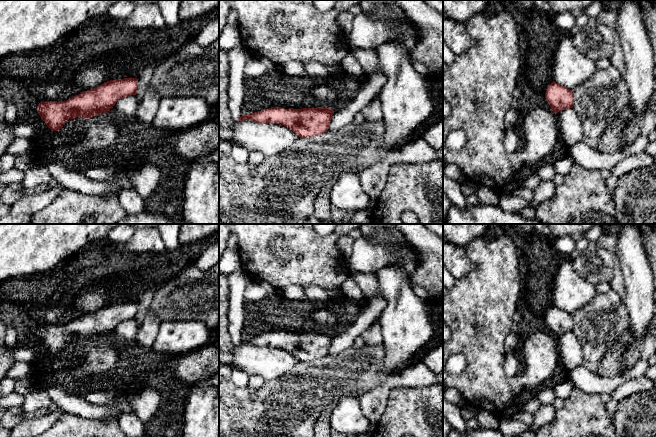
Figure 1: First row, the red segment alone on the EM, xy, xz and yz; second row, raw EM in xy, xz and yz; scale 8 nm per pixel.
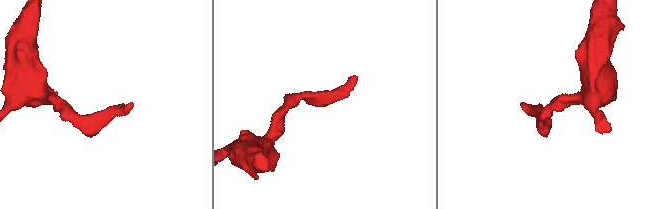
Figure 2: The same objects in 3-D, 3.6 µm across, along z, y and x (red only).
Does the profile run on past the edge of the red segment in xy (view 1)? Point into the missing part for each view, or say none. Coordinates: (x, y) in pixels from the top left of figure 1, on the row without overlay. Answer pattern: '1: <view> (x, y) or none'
1: none

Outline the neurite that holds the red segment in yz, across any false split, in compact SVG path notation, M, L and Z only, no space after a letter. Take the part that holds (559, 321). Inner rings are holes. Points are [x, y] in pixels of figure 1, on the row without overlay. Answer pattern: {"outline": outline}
{"outline": "M554 305L547 311L545 320L555 338L573 332L574 320L572 314Z"}

